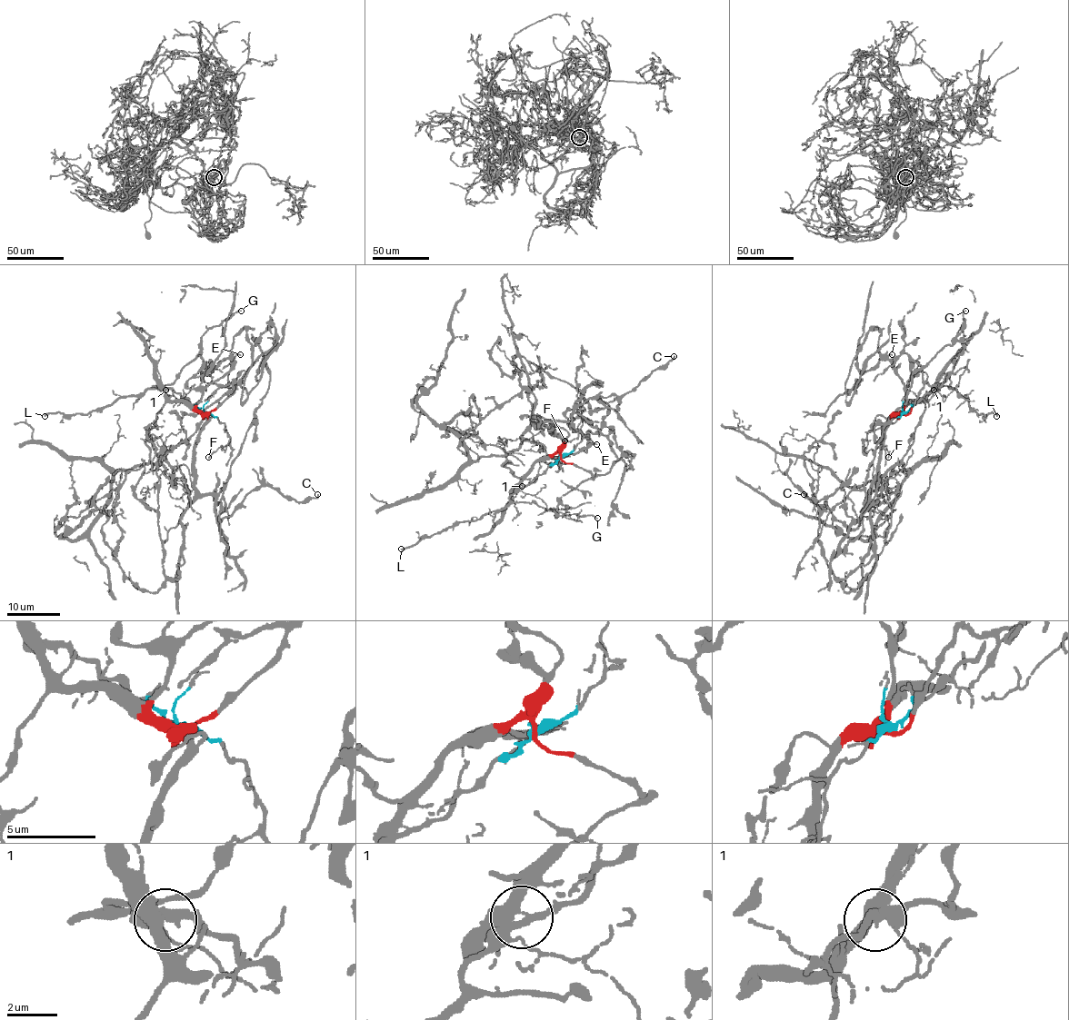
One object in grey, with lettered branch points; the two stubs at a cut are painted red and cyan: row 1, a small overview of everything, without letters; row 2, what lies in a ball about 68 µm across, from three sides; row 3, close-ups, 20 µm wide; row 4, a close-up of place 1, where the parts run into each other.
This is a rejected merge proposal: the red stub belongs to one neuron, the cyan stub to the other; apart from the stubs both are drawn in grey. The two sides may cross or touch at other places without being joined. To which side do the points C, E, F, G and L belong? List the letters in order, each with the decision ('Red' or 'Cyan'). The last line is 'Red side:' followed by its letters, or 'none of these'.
C: Red
E: Red
F: Cyan
G: Cyan
L: Cyan
Red side: C, E

